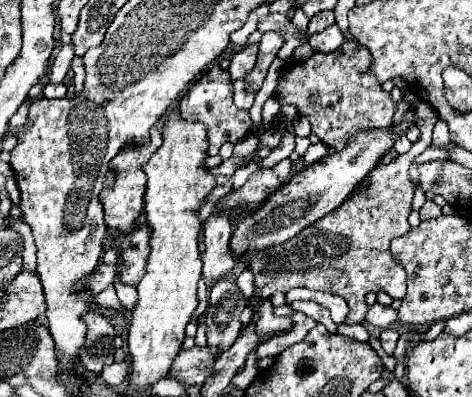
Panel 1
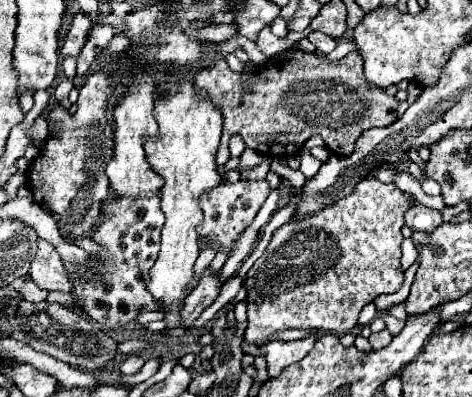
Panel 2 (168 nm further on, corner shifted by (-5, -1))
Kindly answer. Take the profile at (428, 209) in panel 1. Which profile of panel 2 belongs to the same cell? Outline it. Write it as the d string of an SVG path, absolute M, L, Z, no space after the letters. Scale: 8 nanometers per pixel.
M415 204L411 210L407 210L405 214L405 222L413 228L413 230L421 230L421 232L433 232L433 228L437 228L443 218L439 210L431 210L423 204Z

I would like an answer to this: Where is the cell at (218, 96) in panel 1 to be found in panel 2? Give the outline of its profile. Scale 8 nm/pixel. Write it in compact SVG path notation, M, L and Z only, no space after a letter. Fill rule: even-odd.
M287 50L263 68L263 74L253 74L253 94L241 94L241 76L231 72L225 60L217 60L213 70L205 70L203 78L225 78L225 86L231 86L233 98L221 104L223 136L216 154L221 178L225 178L223 164L229 160L229 138L239 134L247 148L253 148L265 156L289 156L299 152L305 144L305 112L307 112L307 140L321 136L325 146L337 156L349 156L359 134L373 126L389 126L397 120L397 98L387 96L385 90L371 86L363 76L363 60L357 50L349 52L339 62L329 62L323 56L307 54L303 50ZM361 102L365 104L361 112ZM305 104L307 106L305 106ZM273 136L273 138L271 138Z

